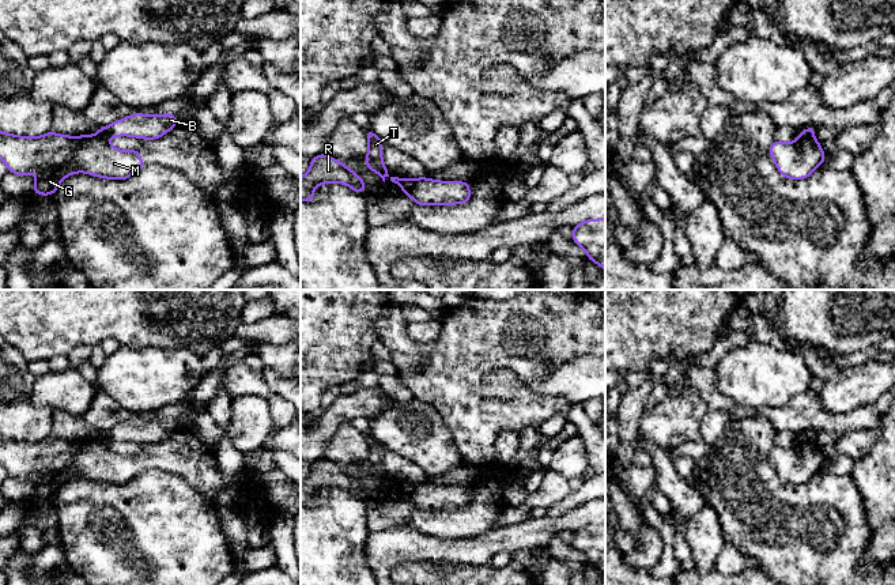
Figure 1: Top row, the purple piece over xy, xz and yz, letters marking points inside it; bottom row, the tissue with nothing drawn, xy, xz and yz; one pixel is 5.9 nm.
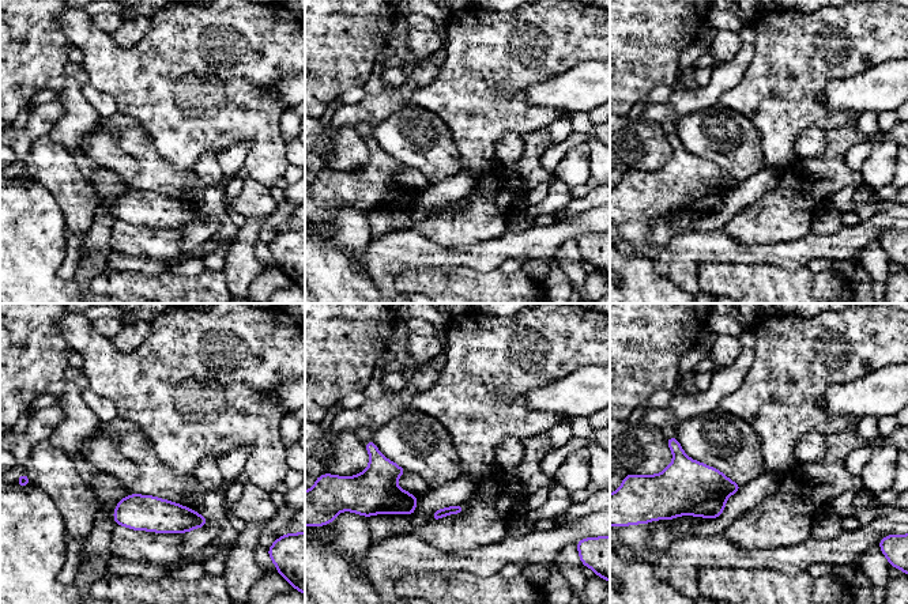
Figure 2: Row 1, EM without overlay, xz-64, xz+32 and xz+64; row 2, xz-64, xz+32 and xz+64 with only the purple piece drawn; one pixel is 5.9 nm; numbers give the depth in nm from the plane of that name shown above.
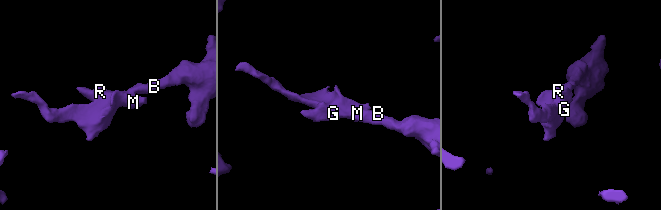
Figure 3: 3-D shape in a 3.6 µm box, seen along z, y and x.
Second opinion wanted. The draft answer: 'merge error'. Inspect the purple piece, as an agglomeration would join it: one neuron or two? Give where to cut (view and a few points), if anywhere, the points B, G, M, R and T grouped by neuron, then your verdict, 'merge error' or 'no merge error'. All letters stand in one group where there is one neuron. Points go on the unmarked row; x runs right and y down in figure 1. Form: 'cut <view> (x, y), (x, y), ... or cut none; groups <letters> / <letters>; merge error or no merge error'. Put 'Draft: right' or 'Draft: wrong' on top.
Draft: right
cut xz (407, 485), (401, 495); groups B / G M R T; merge error

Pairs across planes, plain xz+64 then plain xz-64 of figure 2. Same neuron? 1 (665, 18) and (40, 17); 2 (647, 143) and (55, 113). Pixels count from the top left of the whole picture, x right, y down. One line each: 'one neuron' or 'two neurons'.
1: one neuron
2: two neurons

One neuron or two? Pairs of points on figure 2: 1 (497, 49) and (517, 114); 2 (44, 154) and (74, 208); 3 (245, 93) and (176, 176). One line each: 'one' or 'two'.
1: one
2: one
3: two

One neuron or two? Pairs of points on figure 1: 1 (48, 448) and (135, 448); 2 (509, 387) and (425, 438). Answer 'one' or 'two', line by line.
1: two
2: two

